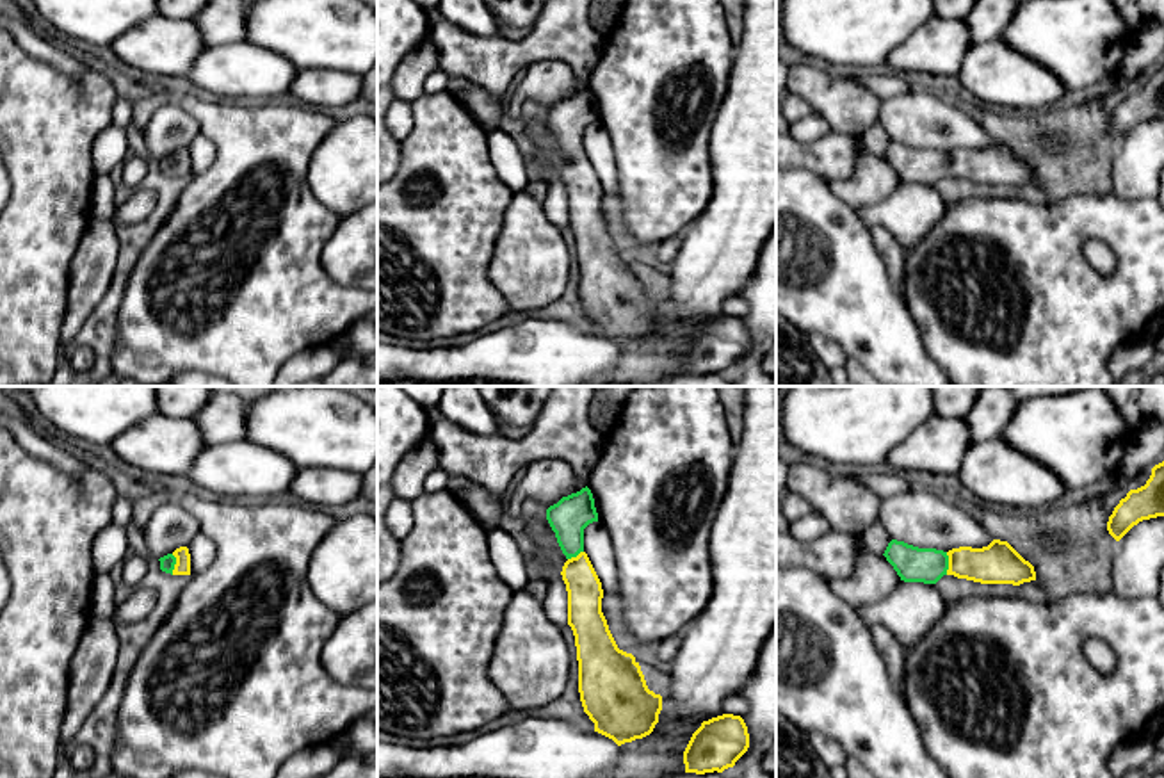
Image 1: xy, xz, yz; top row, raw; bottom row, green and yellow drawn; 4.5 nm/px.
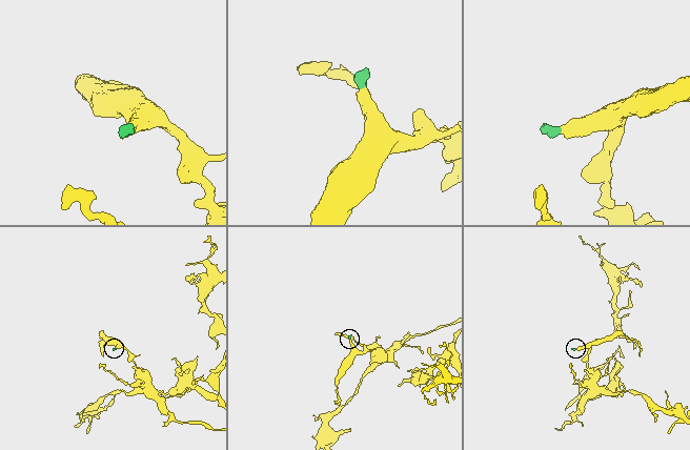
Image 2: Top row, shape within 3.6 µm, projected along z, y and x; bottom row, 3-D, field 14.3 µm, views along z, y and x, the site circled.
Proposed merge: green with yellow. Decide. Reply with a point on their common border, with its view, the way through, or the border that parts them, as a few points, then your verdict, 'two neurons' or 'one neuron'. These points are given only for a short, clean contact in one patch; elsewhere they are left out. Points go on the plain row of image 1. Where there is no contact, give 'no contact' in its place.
yz (947, 164) | across yz (913, 166), (947, 164), (999, 164) | one neuron

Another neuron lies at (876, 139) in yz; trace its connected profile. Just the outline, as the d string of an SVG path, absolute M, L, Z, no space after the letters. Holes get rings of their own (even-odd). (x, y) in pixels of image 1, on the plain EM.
M874 121L863 134L861 141L870 155L885 155L892 139L879 121Z

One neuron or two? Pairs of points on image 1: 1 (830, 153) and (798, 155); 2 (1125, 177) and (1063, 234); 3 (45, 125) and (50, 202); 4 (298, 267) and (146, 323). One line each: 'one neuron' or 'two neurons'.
1: one neuron
2: two neurons
3: one neuron
4: one neuron

